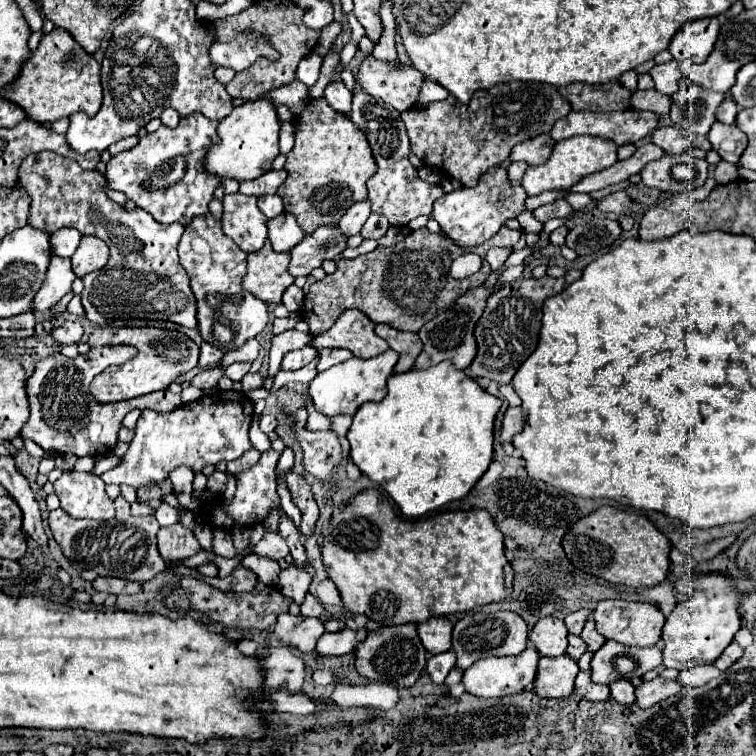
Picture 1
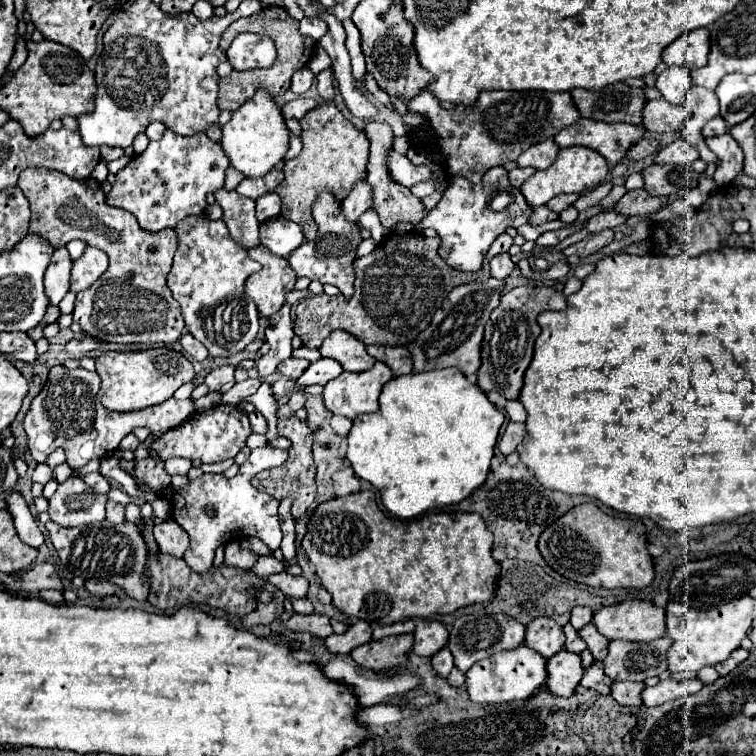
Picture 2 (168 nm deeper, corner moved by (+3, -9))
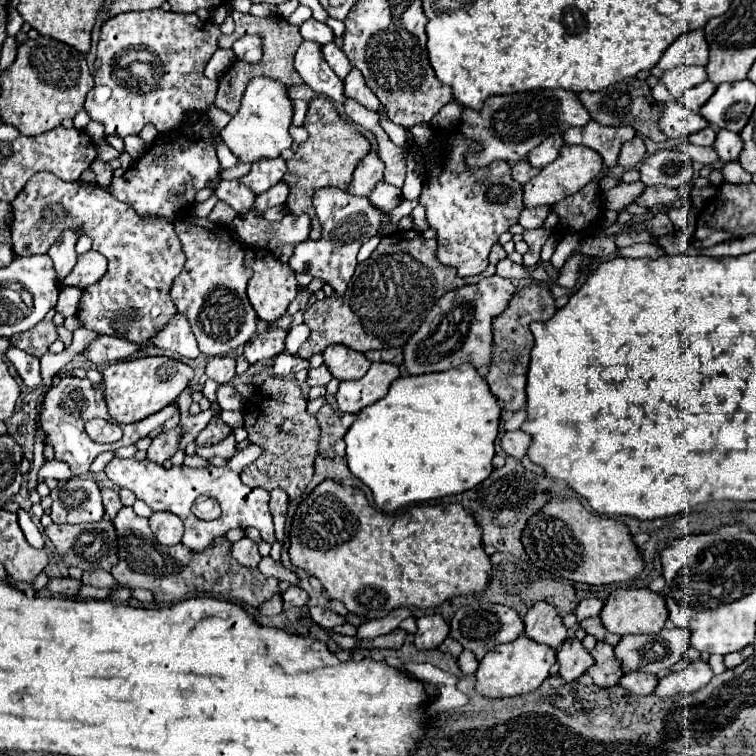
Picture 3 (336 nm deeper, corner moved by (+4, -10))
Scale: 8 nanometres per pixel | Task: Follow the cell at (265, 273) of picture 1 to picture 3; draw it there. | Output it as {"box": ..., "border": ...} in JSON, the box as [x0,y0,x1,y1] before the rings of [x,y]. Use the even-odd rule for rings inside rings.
{"box":[244,248,298,322],"border":[[[250,248],[246,252],[244,264],[252,268],[252,278],[248,282],[248,300],[252,308],[256,310],[256,316],[264,322],[274,322],[280,316],[286,314],[288,304],[296,298],[298,294],[298,282],[294,278],[294,270],[288,264],[282,264],[270,250],[266,248]]]}

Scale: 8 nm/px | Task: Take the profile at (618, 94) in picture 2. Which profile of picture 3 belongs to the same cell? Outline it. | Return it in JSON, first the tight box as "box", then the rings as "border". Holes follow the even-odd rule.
{"box":[578,78,668,142],"border":[[[626,78],[626,80],[616,82],[600,92],[580,92],[578,98],[586,106],[586,110],[590,112],[592,120],[596,120],[604,126],[632,126],[638,134],[642,134],[644,138],[650,138],[654,142],[668,140],[668,136],[662,134],[658,128],[658,120],[662,116],[662,104],[652,100],[650,86],[646,84],[646,80]]]}

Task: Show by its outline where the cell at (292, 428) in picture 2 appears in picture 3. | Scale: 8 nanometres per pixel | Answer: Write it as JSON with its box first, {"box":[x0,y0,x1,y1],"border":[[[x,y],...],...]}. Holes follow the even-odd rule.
{"box":[242,372,320,500],"border":[[[256,372],[252,378],[252,396],[244,404],[244,428],[248,432],[248,440],[262,448],[262,456],[244,468],[242,482],[266,490],[278,486],[286,490],[290,500],[294,500],[304,492],[314,472],[314,456],[320,440],[318,420],[306,412],[308,400],[296,382],[274,378],[266,372]]]}

